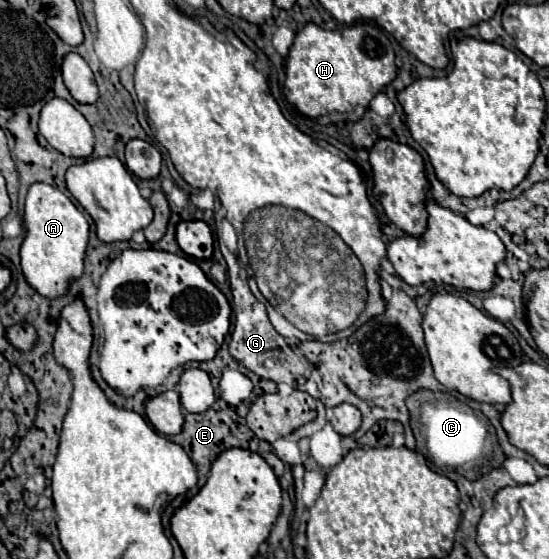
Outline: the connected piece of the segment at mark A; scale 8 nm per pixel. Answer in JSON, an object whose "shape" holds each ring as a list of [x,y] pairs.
{"shape":[[[33,183],[25,199],[25,239],[21,245],[21,269],[27,283],[43,297],[55,299],[65,293],[71,279],[83,273],[89,223],[73,201],[47,183]]]}

